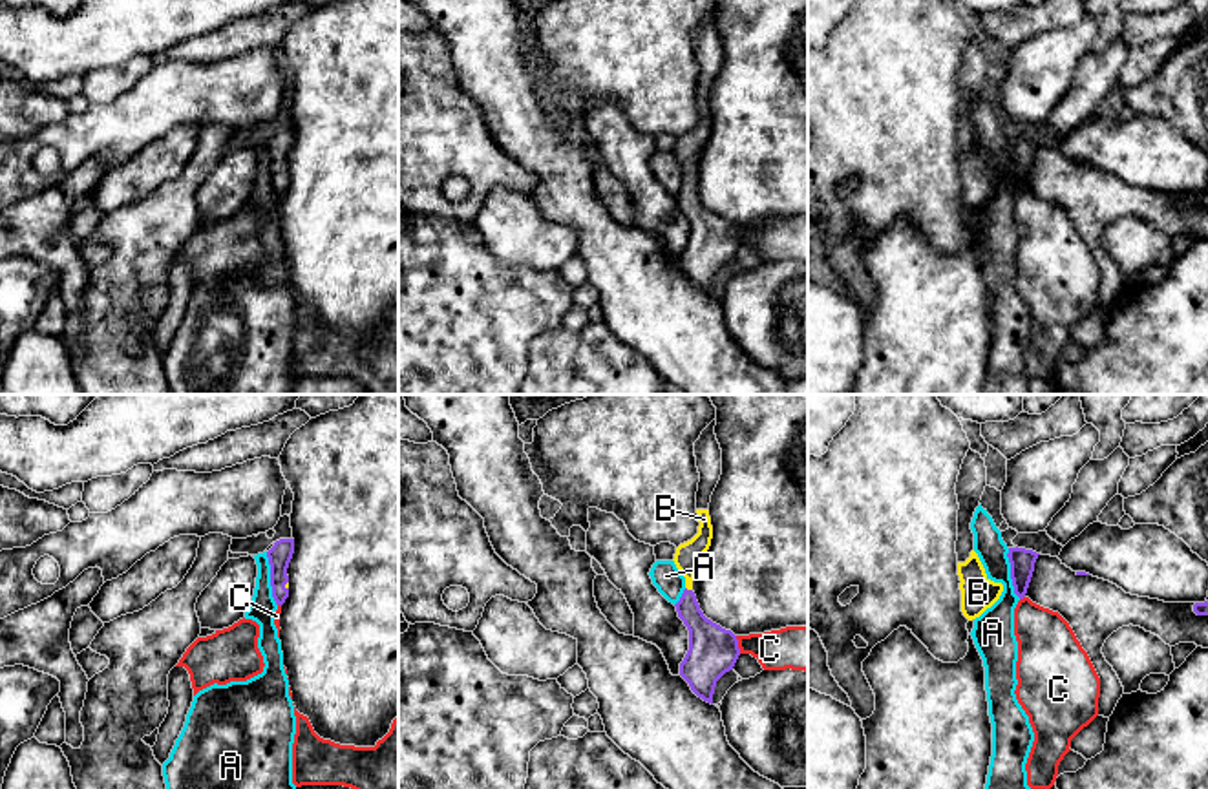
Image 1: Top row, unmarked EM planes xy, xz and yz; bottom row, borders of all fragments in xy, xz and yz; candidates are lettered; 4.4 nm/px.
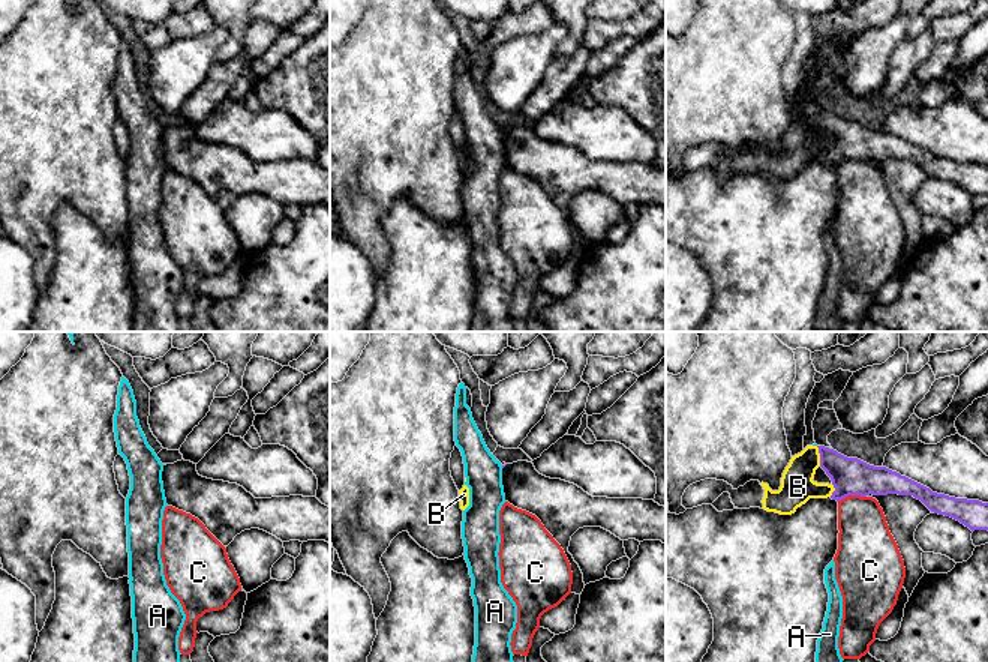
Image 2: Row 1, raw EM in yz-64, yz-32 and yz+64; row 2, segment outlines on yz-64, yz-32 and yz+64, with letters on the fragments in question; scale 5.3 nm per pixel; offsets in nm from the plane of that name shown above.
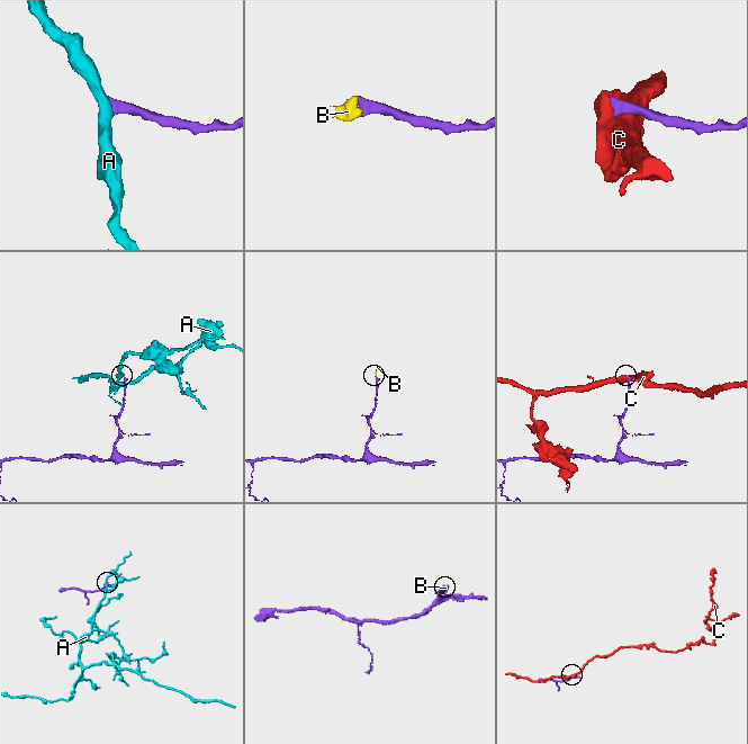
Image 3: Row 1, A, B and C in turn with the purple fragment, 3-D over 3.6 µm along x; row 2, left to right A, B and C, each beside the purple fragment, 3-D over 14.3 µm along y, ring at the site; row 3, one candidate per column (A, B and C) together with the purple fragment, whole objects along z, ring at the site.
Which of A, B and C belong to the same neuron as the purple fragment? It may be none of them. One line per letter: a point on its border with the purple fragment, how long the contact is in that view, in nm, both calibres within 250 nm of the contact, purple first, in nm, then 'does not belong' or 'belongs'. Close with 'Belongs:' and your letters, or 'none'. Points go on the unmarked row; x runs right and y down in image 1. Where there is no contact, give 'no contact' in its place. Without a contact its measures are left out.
A: xy (271, 170) | 240 nm | 100/120 nm | does not belong
B: xz (689, 181) | 40 nm | 180/120 nm | belongs
C: xz (737, 236) | 80 nm | 220/190 nm | does not belong
Belongs: B

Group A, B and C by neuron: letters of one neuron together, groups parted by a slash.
A / B / C

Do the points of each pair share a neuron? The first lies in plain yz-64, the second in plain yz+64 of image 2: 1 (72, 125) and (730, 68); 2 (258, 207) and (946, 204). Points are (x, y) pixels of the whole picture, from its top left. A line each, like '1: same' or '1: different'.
1: same
2: same

